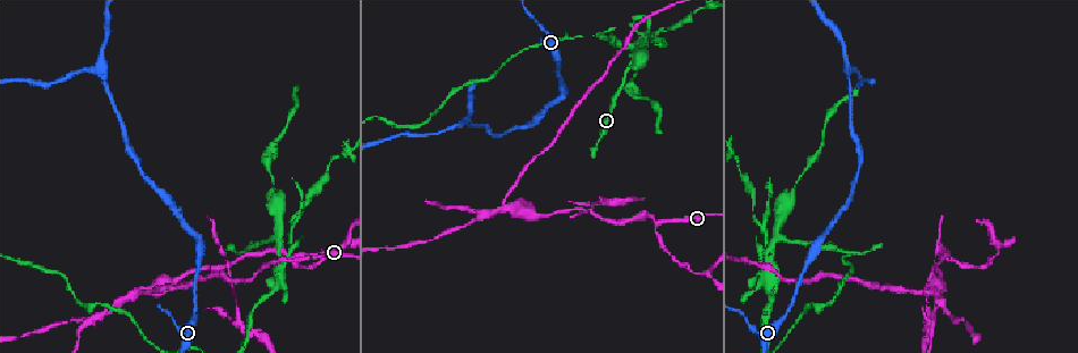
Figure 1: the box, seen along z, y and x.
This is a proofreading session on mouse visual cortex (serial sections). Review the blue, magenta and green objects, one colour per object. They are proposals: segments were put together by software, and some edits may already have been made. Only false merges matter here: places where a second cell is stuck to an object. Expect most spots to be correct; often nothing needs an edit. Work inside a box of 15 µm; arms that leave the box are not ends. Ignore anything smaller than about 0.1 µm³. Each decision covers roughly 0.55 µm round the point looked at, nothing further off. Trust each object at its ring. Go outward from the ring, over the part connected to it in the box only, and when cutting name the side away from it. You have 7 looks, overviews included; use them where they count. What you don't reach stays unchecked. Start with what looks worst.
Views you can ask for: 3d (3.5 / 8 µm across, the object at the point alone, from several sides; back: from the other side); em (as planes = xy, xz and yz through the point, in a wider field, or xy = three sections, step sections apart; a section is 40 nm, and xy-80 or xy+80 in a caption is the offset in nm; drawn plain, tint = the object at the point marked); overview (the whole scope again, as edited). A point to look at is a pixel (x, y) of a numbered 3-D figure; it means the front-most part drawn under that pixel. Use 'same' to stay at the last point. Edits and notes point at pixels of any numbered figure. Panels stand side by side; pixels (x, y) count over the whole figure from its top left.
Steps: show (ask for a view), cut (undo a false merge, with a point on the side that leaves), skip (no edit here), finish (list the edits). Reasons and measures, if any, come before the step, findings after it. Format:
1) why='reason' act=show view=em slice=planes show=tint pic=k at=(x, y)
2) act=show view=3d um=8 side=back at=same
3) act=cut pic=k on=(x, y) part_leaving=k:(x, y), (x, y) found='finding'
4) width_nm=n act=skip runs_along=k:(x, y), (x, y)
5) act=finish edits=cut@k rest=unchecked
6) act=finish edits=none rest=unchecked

why='abrupt turn' act=show view=3d um=8 pic=1 at=(656, 221)

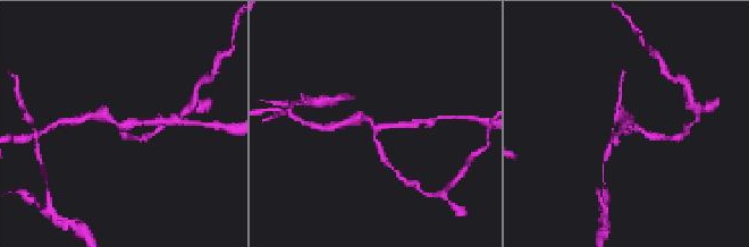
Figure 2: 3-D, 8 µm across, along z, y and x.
act=show view=3d um=3.5 pic=2 at=(124, 127)

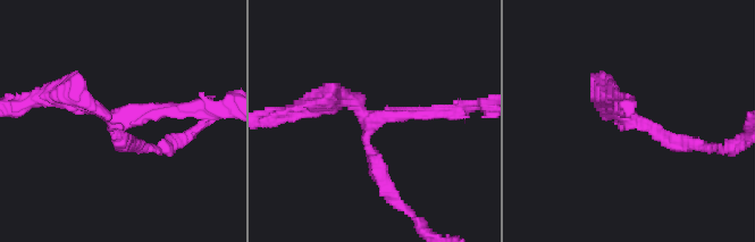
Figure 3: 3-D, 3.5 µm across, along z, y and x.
arms=3 arm_widths_nm=150,200,300 act=show view=em slice=xy step=2 show=tint pic=3 at=(374, 118)

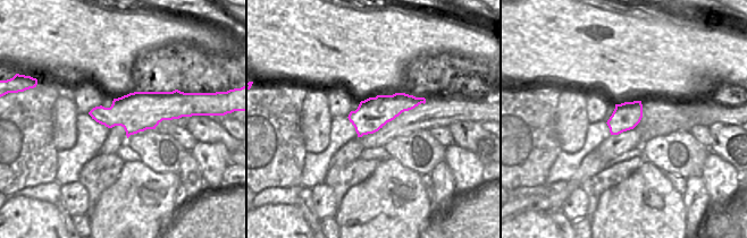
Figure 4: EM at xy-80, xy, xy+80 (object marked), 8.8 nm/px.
width_nm=280 act=skip runs_along=3:(198, 106), (107, 116), (58, 96) found='continuous, no second cell'

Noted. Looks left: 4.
why='side arm on a straight run' act=show view=3d um=3.5 pic=1 at=(589, 210)

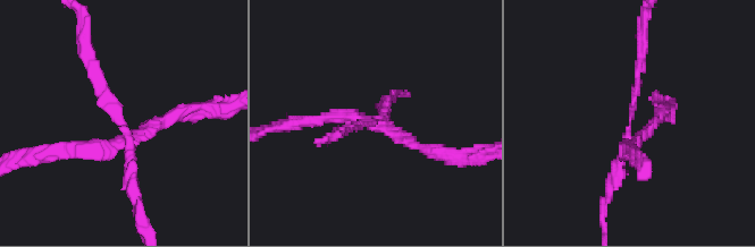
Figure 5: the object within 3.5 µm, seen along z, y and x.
act=show view=em slice=xy step=5 show=tint pic=5 at=(635, 139)

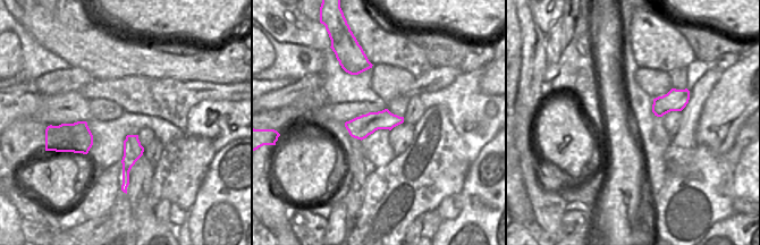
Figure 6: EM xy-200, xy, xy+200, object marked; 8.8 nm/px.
why='another direction' act=show view=em slice=xy step=2 show=tint at=same

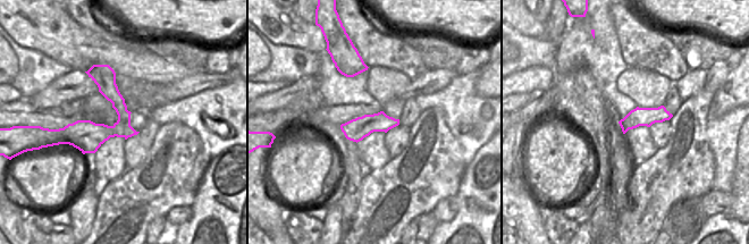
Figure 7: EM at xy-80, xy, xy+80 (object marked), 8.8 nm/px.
act=cut pic=5 on=(615, 184) border=7:(112, 126), (116, 135) found='a second cell is stuck on'

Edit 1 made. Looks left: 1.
act=finish edits=cut@5 rest=unchecked

